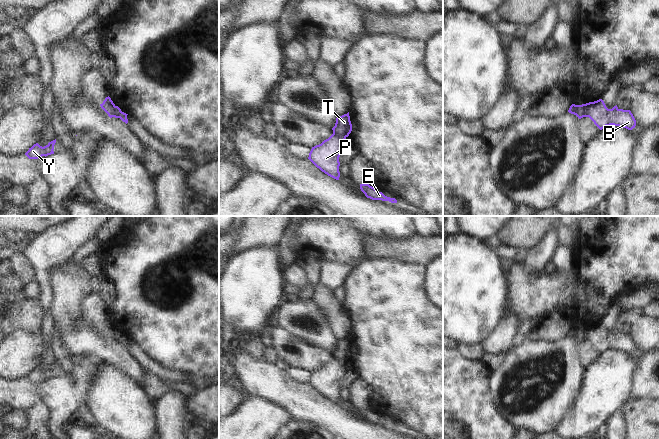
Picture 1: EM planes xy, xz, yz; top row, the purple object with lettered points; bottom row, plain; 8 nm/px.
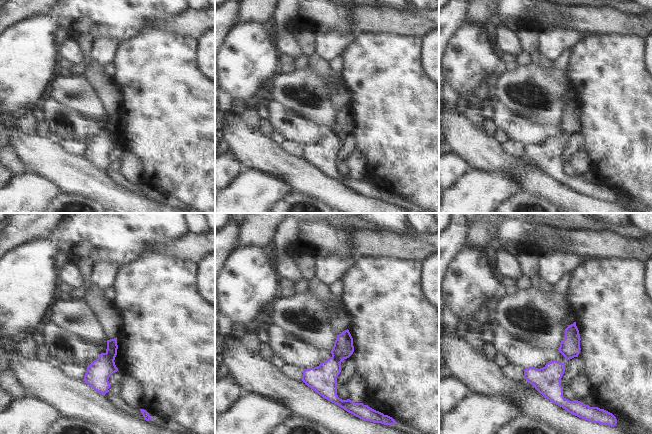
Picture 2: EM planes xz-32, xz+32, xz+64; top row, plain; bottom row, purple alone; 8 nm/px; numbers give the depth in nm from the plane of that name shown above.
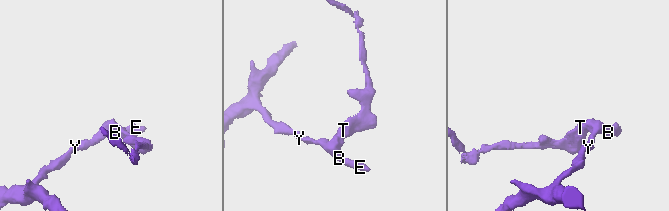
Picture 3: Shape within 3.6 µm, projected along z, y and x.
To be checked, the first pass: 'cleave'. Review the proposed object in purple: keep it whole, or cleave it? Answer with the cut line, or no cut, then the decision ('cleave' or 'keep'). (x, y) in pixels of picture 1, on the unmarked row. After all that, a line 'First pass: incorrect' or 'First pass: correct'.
xz (333, 356), (344, 365) | cleave
First pass: correct

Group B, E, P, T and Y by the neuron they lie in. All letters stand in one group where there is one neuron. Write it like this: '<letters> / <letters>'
B E P Y / T

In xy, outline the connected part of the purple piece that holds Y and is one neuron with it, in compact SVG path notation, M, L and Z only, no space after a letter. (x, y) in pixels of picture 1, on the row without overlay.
M56 363L49 366L46 370L42 371L38 367L34 368L29 374L25 377L25 379L29 383L38 383L42 380L48 380L54 378L54 369L56 367Z

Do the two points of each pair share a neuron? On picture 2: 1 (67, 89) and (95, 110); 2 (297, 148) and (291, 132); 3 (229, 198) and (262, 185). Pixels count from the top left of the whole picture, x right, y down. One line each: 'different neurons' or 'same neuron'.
1: same neuron
2: different neurons
3: same neuron

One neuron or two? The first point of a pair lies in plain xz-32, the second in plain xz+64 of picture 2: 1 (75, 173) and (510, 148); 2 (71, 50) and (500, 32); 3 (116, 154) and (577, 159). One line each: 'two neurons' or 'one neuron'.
1: two neurons
2: one neuron
3: two neurons

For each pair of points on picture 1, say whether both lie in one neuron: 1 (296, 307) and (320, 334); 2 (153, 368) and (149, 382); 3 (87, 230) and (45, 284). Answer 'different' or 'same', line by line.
1: same
2: different
3: same

